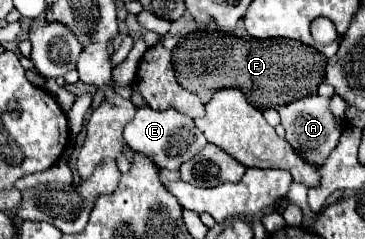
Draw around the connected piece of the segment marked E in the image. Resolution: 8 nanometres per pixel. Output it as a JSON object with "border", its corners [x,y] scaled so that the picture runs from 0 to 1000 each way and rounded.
{"border":[[[403,439],[381,448],[364,506],[353,506],[353,523],[342,523],[337,582],[353,607],[353,623],[392,640],[436,707],[490,707],[501,674],[529,665],[567,607],[562,565],[534,531],[523,490],[512,490],[479,456],[419,464]]]}

